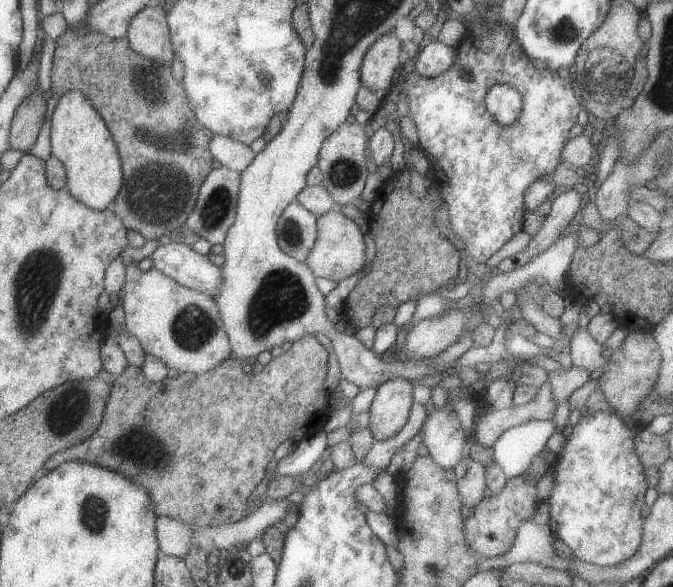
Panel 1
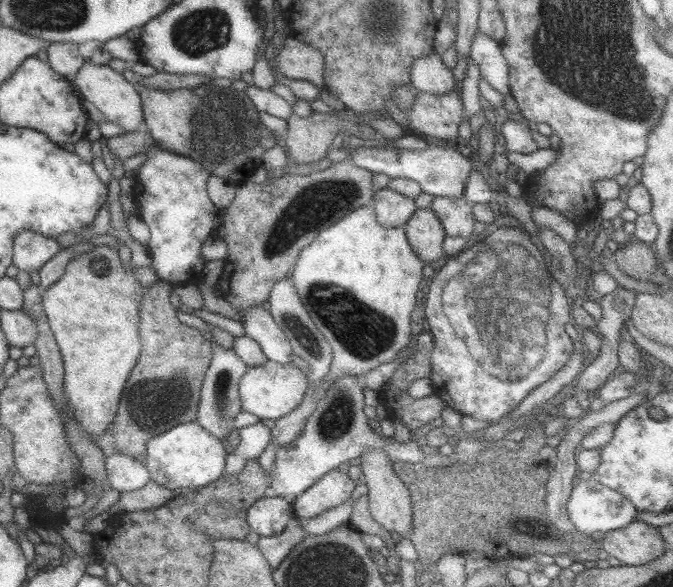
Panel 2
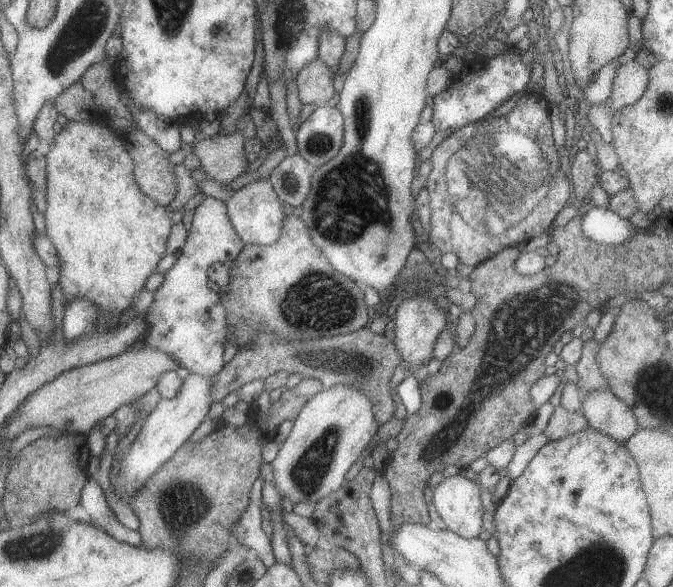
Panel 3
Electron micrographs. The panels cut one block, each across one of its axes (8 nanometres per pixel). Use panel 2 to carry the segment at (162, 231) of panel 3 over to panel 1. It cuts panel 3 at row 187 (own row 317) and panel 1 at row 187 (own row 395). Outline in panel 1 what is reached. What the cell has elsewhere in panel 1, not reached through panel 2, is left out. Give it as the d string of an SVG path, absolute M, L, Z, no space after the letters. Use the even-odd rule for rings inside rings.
M83 92L62 94L52 115L50 138L51 154L66 167L70 194L94 210L109 208L122 188L123 166L110 129Z

